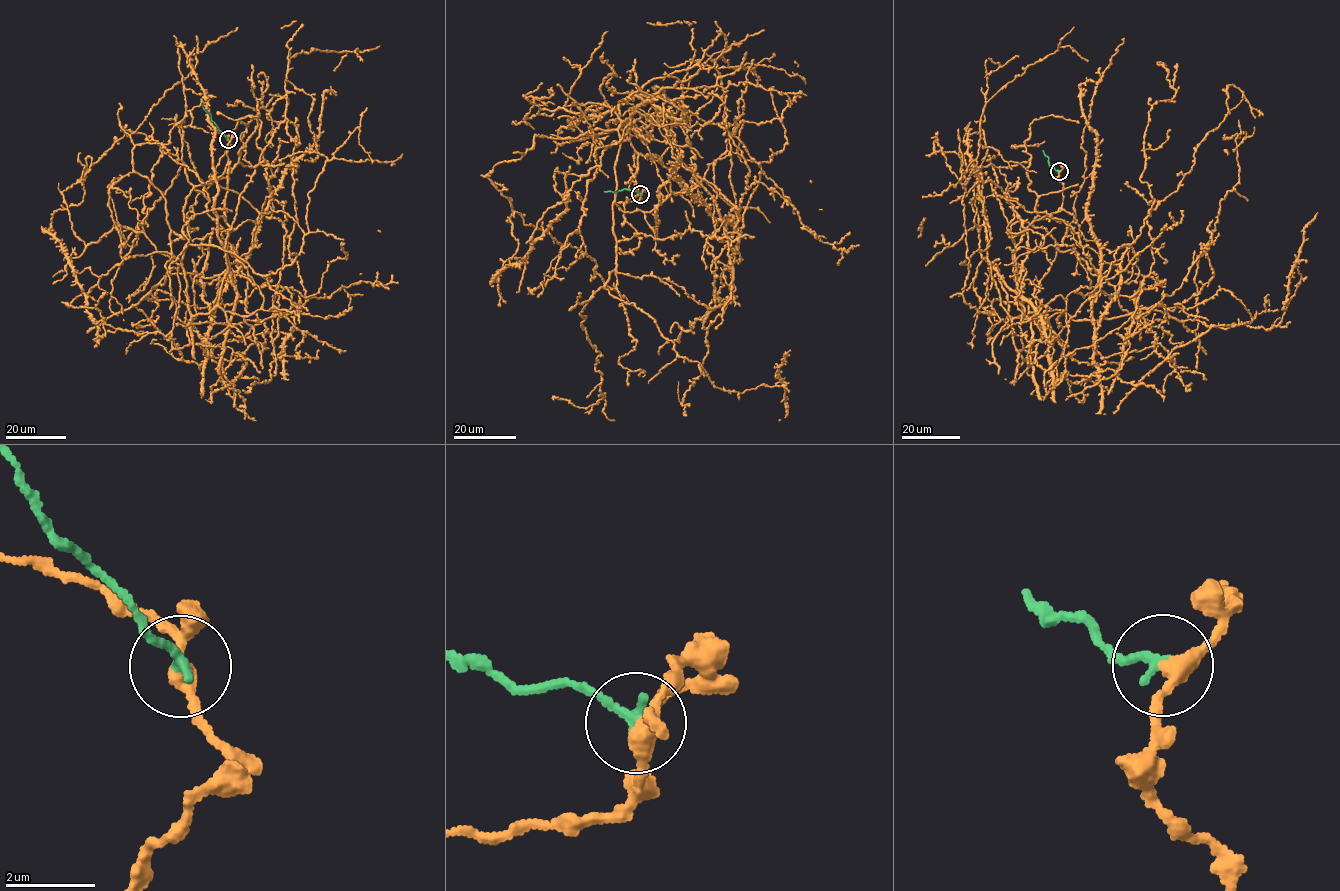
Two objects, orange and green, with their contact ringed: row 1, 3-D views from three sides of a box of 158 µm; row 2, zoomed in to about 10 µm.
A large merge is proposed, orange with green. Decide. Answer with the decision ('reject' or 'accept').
reject

